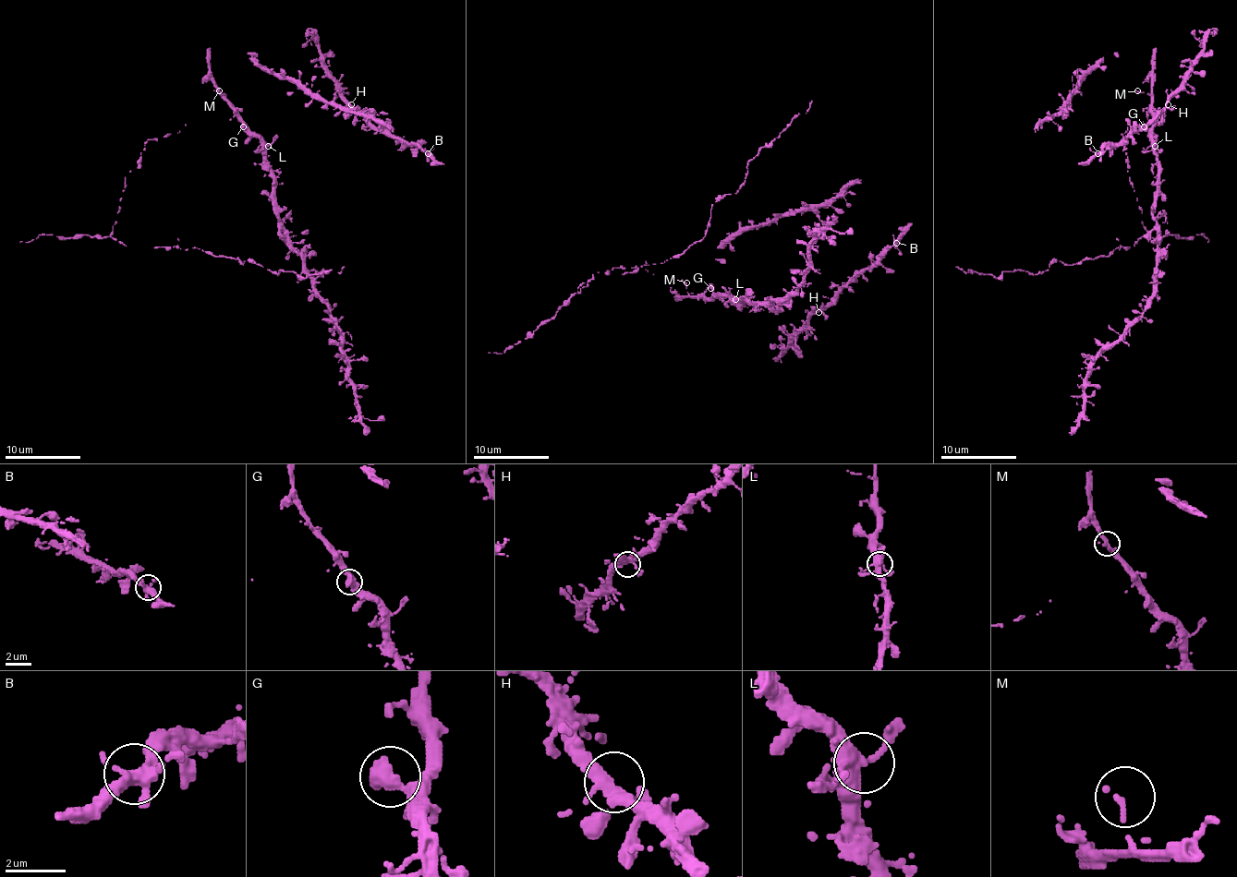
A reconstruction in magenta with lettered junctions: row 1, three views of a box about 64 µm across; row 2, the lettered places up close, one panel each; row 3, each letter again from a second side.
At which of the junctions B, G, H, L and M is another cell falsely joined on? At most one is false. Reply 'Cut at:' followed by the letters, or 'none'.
Cut at: none

